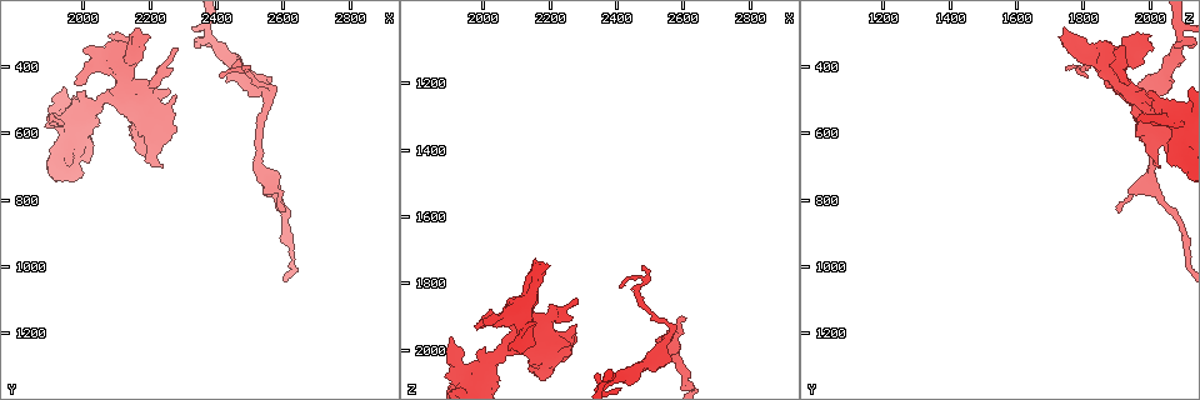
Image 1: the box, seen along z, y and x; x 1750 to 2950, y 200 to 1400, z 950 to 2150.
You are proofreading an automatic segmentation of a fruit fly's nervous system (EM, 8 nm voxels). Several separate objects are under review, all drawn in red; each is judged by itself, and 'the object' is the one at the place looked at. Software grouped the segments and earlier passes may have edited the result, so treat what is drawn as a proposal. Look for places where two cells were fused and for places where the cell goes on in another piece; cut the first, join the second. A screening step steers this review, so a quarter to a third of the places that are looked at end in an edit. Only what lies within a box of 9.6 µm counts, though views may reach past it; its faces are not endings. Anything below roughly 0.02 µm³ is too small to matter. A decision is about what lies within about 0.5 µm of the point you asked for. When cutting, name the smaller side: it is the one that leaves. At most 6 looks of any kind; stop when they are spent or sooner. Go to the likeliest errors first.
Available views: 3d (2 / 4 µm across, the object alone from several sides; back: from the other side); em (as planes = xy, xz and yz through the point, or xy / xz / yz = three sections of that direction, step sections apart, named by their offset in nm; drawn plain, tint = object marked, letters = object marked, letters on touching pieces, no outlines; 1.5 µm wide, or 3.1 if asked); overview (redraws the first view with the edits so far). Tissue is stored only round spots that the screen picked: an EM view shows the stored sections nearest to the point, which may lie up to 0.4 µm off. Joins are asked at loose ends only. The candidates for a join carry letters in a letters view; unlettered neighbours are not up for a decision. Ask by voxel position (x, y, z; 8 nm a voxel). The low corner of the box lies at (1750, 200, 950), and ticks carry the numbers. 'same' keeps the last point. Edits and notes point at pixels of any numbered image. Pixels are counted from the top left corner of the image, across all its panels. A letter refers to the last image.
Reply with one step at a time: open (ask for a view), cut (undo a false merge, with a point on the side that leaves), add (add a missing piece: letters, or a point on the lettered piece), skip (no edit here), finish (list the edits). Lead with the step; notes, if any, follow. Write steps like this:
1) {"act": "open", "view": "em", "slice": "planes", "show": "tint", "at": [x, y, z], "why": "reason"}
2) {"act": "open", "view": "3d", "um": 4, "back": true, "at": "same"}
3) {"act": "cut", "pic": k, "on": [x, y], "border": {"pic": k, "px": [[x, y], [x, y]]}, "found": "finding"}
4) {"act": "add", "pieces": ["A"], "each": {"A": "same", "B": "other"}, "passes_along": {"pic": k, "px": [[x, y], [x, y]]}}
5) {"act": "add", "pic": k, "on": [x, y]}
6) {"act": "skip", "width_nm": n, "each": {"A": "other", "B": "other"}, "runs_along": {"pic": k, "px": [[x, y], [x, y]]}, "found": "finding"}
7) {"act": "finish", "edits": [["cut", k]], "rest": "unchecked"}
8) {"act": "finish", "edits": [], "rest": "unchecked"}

{"act": "open", "view": "3d", "um": 4, "at": [2160, 290, 1740], "why": "branch stops here"}

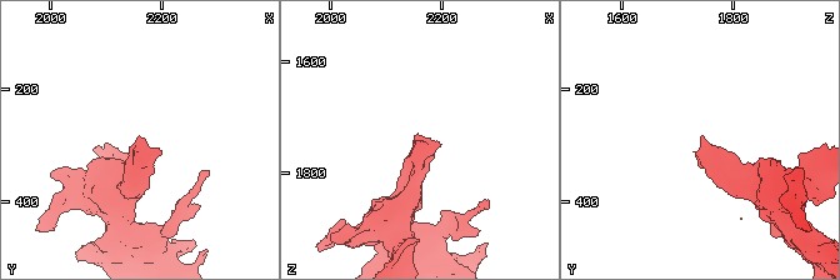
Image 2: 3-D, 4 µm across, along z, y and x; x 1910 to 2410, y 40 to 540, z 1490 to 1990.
{"act": "open", "view": "em", "slice": "xy", "step": 4, "show": "letters", "at": [2150, 290, 1745]}

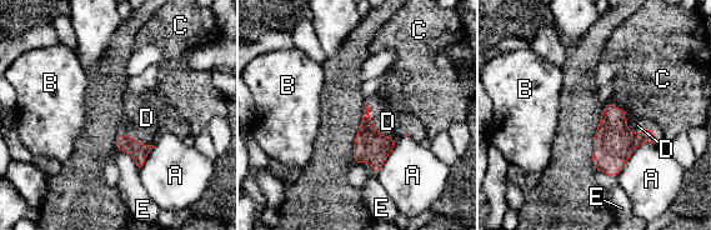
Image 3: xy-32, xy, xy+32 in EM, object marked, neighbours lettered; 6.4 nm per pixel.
{"act": "add", "pic": 3, "on": [387, 121], "each": {"A": "other", "B": "other", "C": "other", "D": "same", "E": "other"}, "passes_along": {"pic": 3, "px": [[369, 145], [374, 128], [387, 121]]}, "found": "the cell continues"}

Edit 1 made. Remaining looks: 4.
{"act": "open", "view": "3d", "um": 4, "at": [2340, 340, 2070], "why": "free end"}

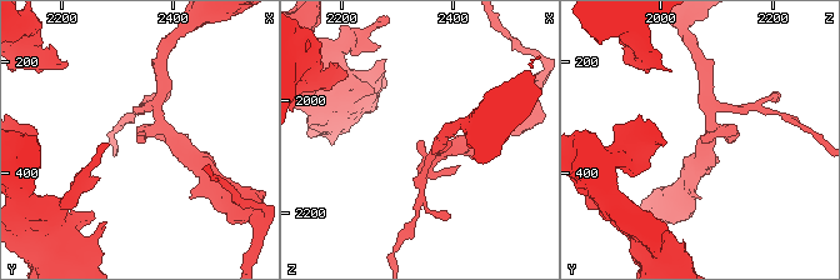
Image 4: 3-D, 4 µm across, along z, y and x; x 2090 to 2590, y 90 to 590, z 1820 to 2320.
{"act": "open", "view": "em", "slice": "xy", "step": 4, "show": "letters", "at": [2340, 335, 2070], "why": "shape alone is not enough"}

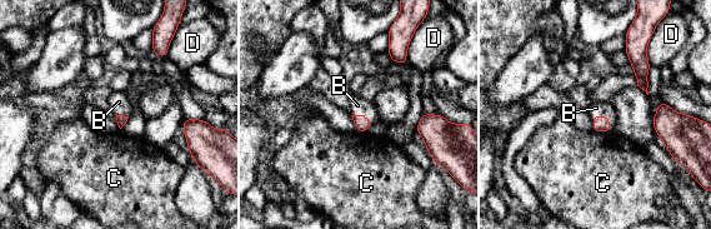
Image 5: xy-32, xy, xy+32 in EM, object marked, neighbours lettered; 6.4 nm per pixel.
{"act": "open", "view": "em", "slice": "planes", "show": "letters", "at": "same", "why": "another direction"}

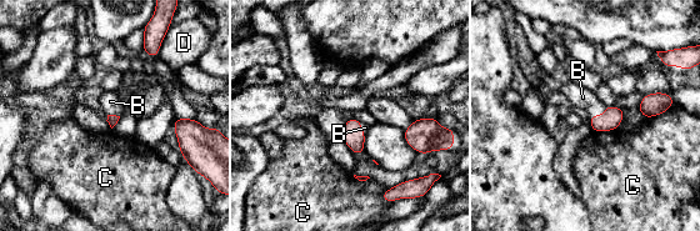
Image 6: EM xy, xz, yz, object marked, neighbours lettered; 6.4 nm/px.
{"act": "add", "pic": 6, "on": [583, 98], "each": {"B": "same", "C": "other", "D": "other"}, "passes_along": {"pic": 6, "px": [[613, 117], [600, 115], [583, 98]]}, "found": "the cell continues"}

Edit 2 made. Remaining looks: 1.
{"act": "finish", "edits": [["add", 3], ["add", 6]], "rest": "unchecked"}

